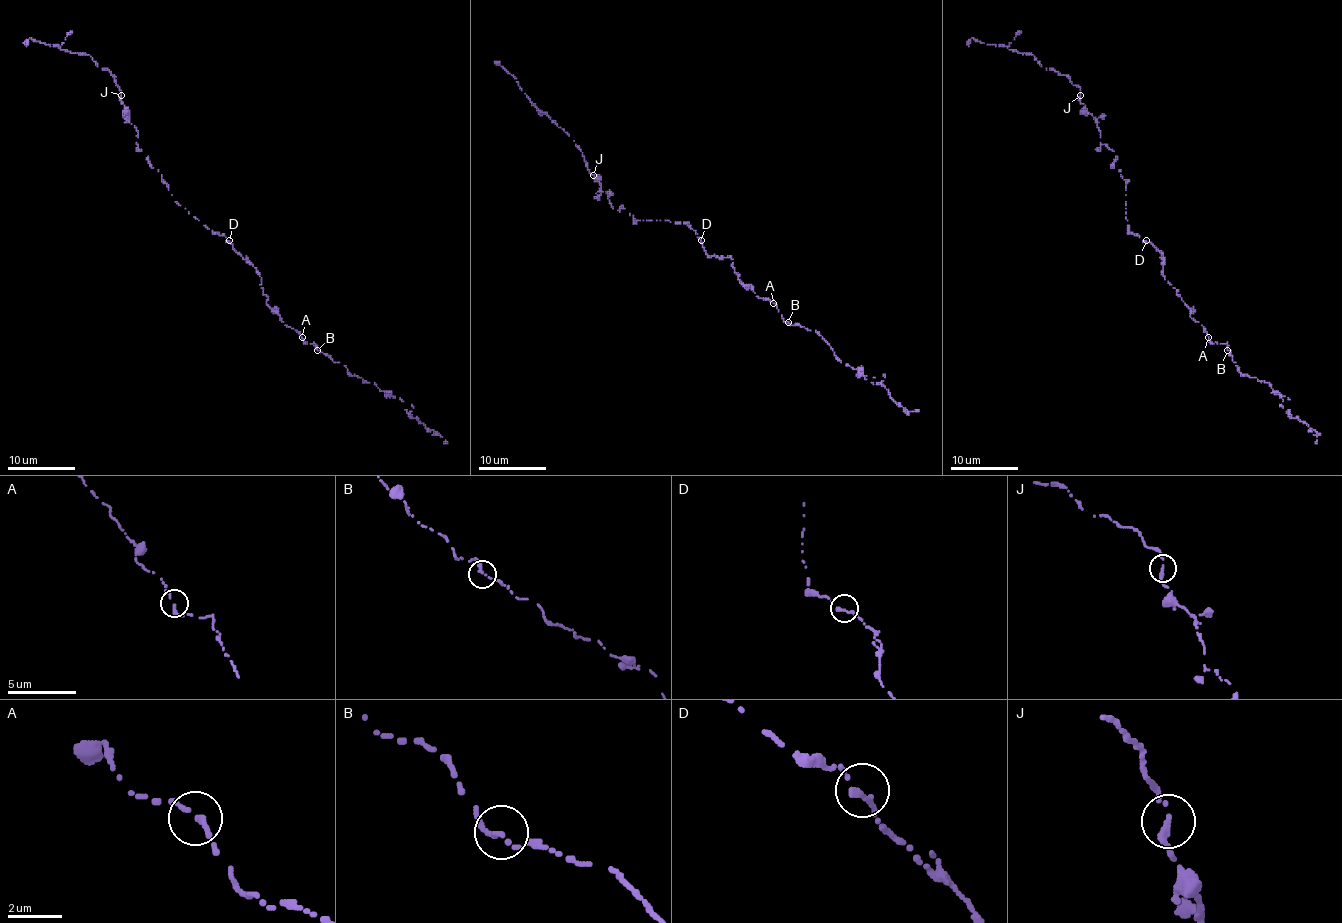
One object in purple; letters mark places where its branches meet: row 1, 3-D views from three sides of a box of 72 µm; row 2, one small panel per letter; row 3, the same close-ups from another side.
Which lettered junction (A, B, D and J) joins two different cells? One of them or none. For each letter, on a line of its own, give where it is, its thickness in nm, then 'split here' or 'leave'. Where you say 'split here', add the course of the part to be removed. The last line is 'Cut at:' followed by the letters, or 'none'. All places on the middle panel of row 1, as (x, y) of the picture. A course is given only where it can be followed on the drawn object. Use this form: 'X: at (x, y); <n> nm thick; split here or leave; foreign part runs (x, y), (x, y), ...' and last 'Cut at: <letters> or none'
A: at (773, 303); 190 nm thick; leave
B: at (788, 322); 200 nm thick; leave
D: at (701, 240); 200 nm thick; leave
J: at (593, 175); 200 nm thick; leave
Cut at: none

